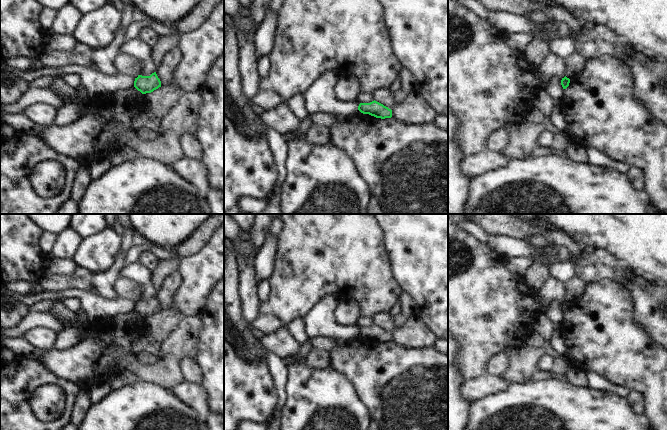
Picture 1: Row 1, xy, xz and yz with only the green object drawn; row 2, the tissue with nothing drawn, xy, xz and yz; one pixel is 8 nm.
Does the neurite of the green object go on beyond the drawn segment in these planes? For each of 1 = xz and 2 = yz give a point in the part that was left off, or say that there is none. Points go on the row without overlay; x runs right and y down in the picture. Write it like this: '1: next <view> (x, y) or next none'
1: next none
2: next none

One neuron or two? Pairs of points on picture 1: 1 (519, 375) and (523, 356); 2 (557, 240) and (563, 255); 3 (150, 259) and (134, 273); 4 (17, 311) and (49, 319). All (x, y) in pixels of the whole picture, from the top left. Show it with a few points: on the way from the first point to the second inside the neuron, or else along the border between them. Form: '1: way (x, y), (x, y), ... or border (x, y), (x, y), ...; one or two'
1: way (520, 370), (523, 361); one
2: border (558, 246), (565, 246), (570, 256); two
3: border (137, 261), (150, 271); two
4: border (28, 310), (23, 318), (10, 329); two

